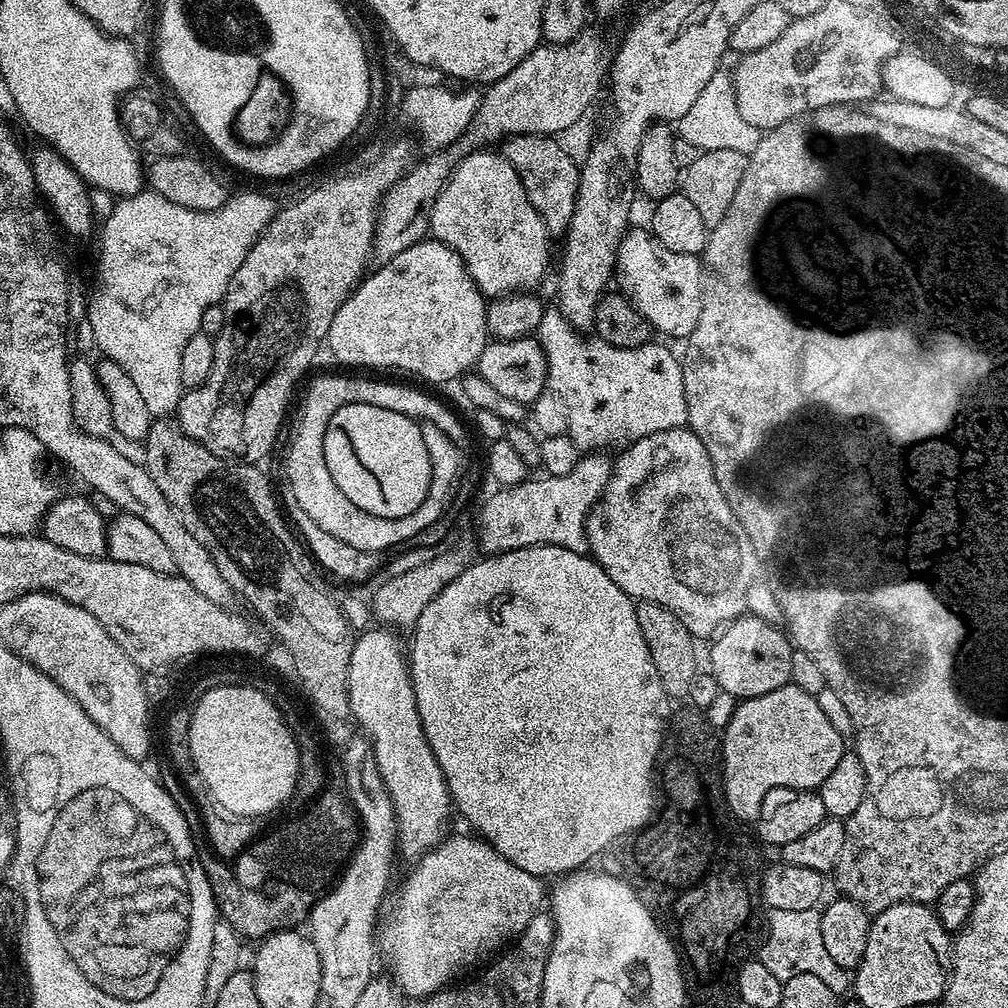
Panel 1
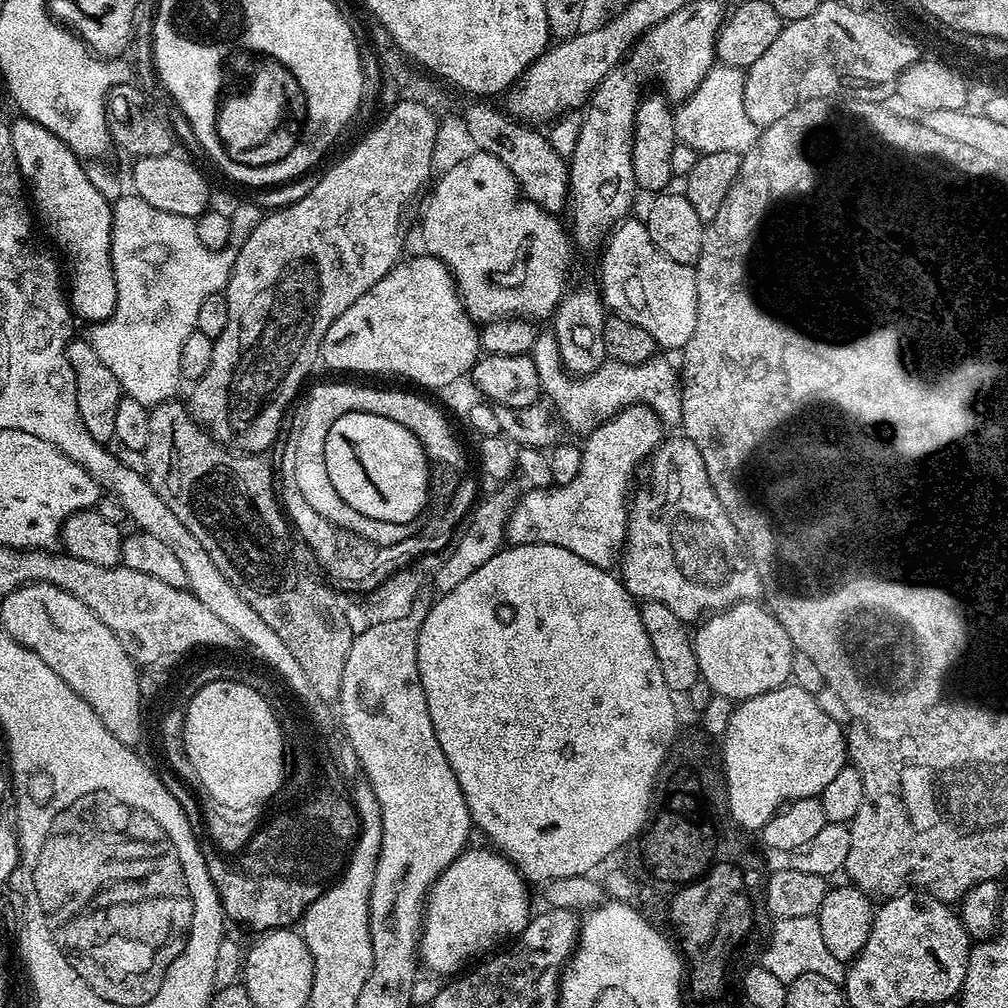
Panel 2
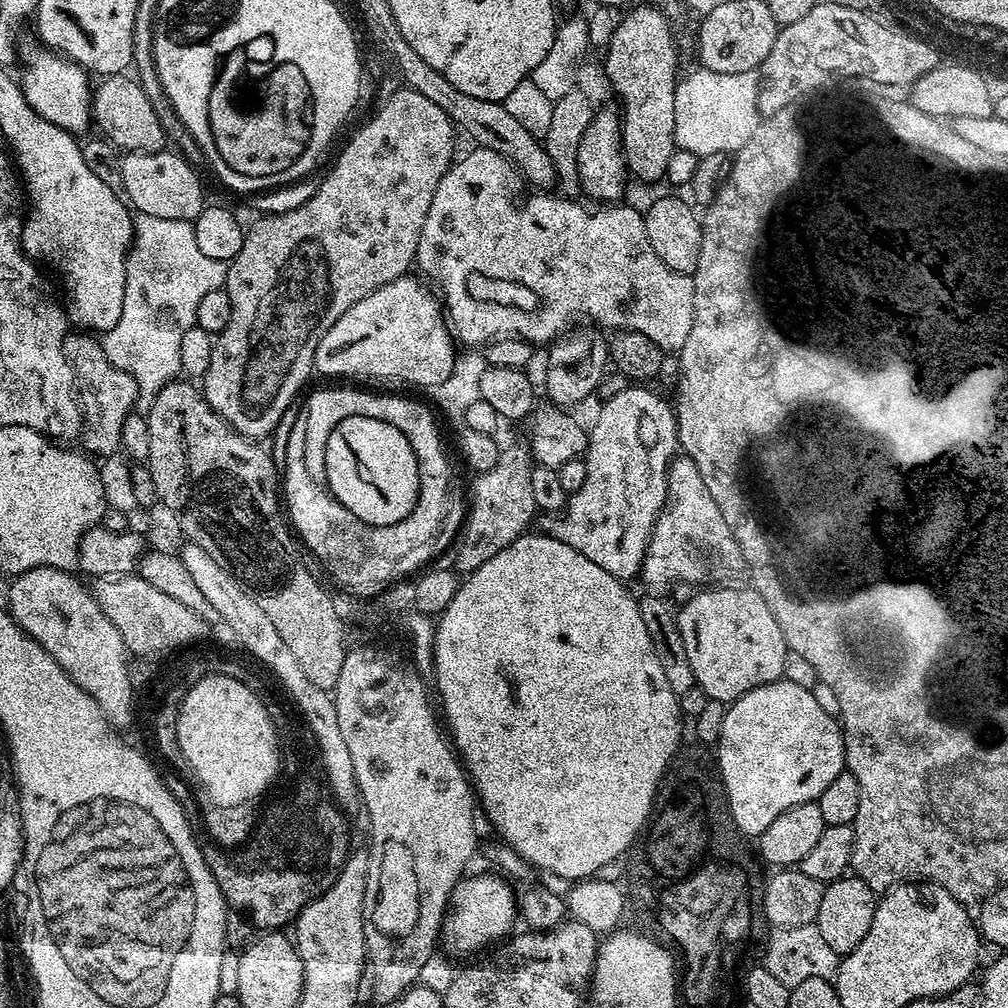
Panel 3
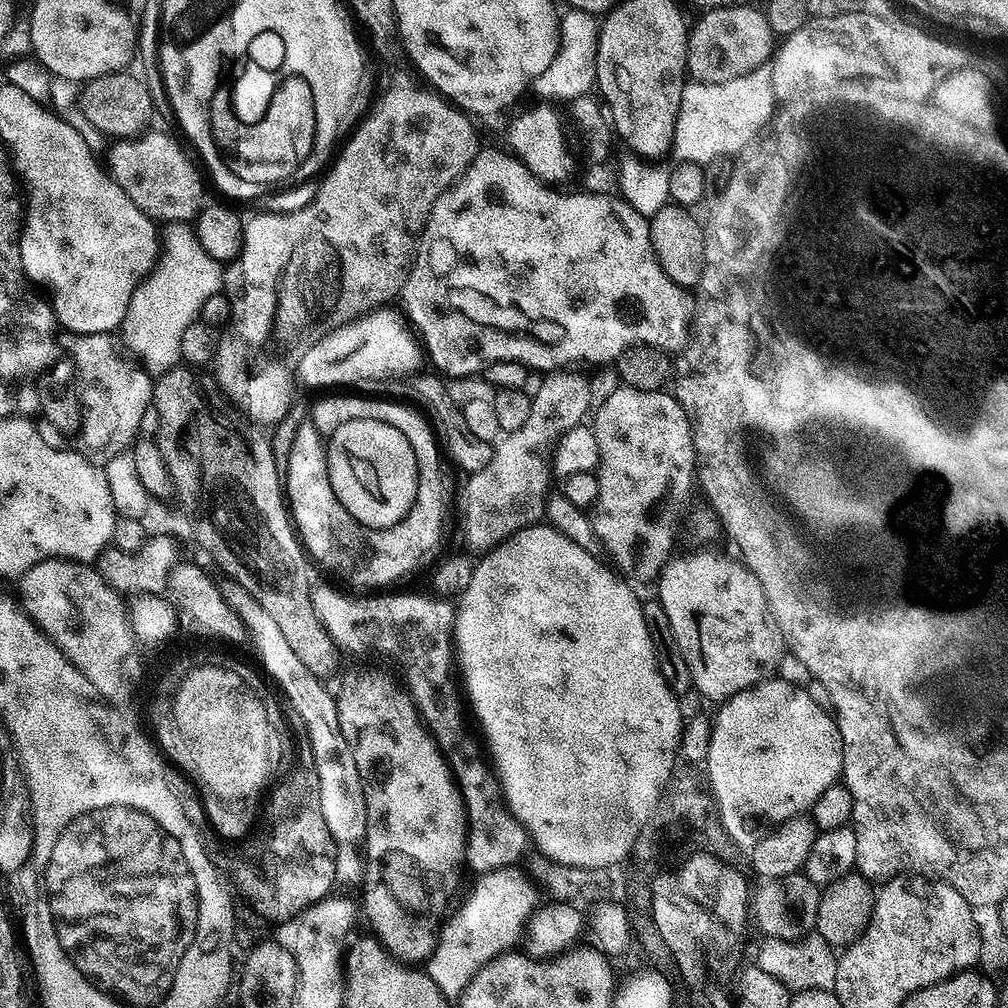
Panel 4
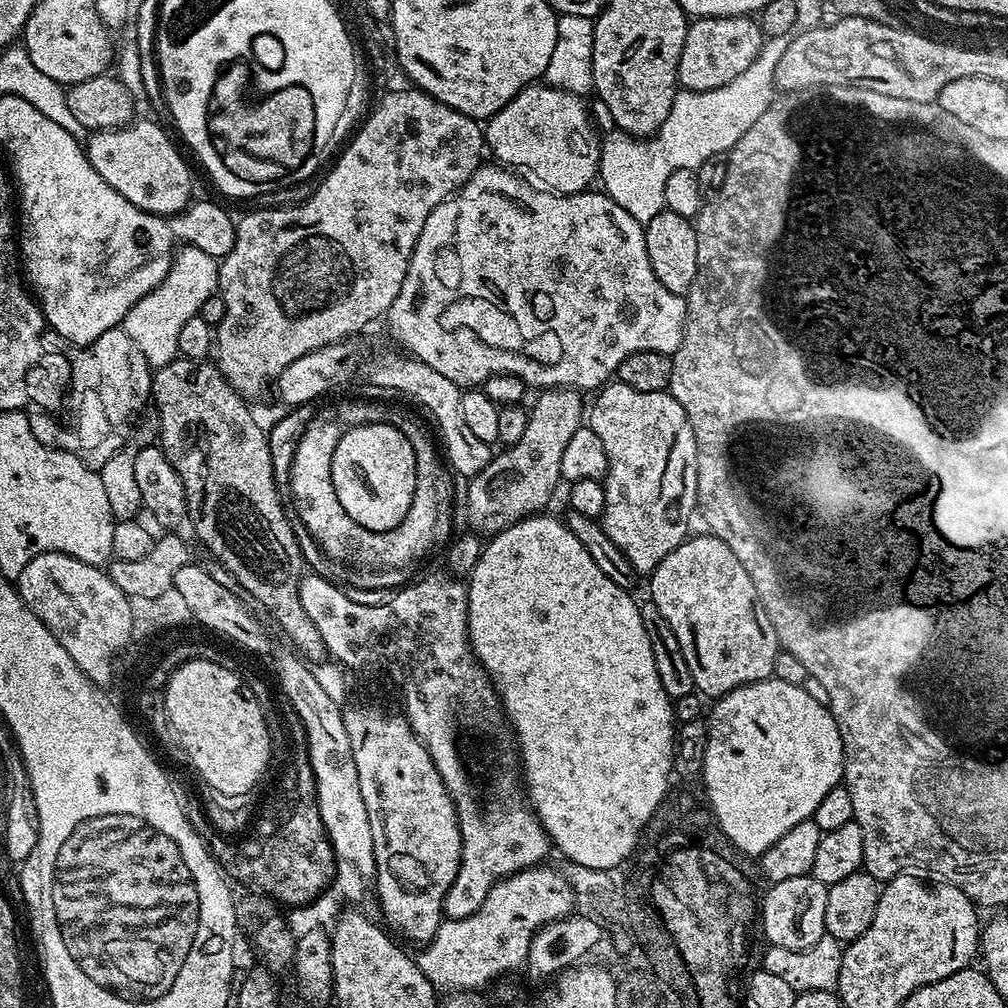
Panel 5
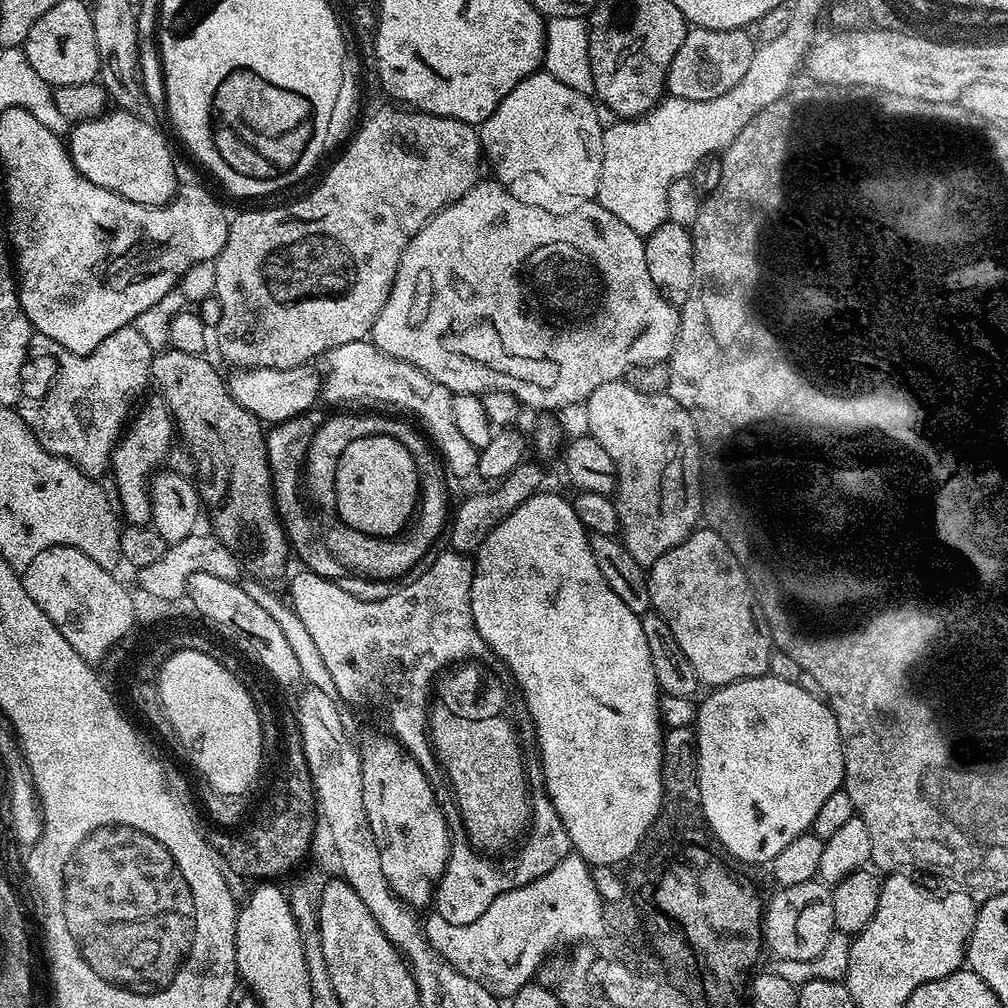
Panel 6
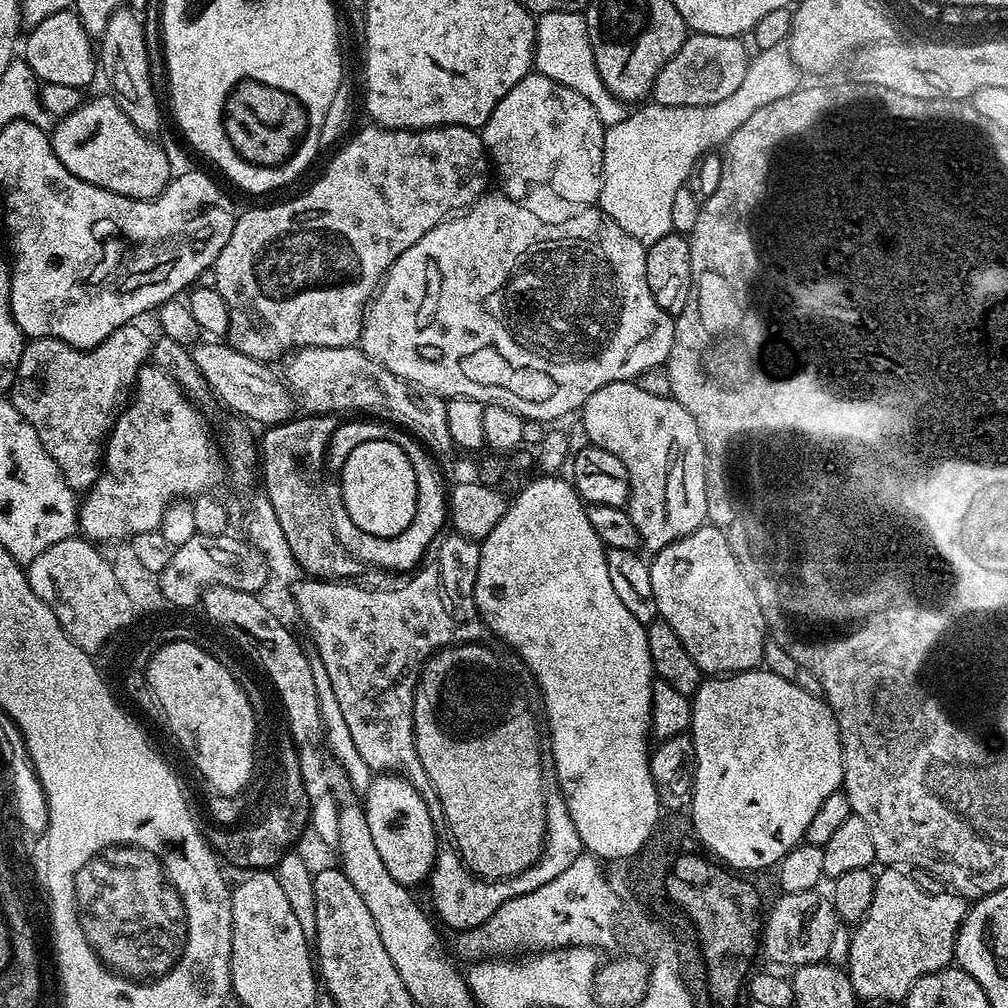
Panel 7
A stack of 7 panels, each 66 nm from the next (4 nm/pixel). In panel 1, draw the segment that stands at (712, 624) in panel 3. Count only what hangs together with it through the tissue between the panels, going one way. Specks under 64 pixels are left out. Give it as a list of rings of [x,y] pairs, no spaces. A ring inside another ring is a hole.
[[[740,616],[711,641],[707,659],[713,664],[712,676],[718,682],[720,691],[734,694],[740,700],[749,700],[755,696],[770,694],[770,690],[778,690],[783,684],[789,683],[790,658],[794,645],[776,627],[771,620]]]

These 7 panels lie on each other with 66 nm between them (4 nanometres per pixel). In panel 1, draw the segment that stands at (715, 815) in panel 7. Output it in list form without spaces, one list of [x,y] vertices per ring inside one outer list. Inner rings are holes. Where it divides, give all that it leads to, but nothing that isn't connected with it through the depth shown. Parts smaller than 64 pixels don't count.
[[[786,683],[770,694],[755,696],[749,700],[740,700],[736,705],[734,718],[730,718],[728,727],[722,732],[722,749],[726,758],[722,763],[724,793],[728,799],[728,809],[742,822],[755,821],[760,812],[762,800],[775,788],[819,789],[820,783],[838,766],[838,758],[846,751],[845,737],[834,728],[826,718],[815,696],[798,690],[793,684]]]

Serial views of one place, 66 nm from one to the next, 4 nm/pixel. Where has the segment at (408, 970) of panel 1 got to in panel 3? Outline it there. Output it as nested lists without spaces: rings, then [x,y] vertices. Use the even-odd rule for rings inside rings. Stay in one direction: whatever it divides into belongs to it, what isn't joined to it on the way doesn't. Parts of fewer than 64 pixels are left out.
[[[465,875],[453,890],[442,927],[442,944],[449,948],[449,953],[476,952],[487,944],[495,945],[513,931],[511,928],[516,922],[518,924],[517,893],[512,893],[513,885],[503,875],[495,875]]]

